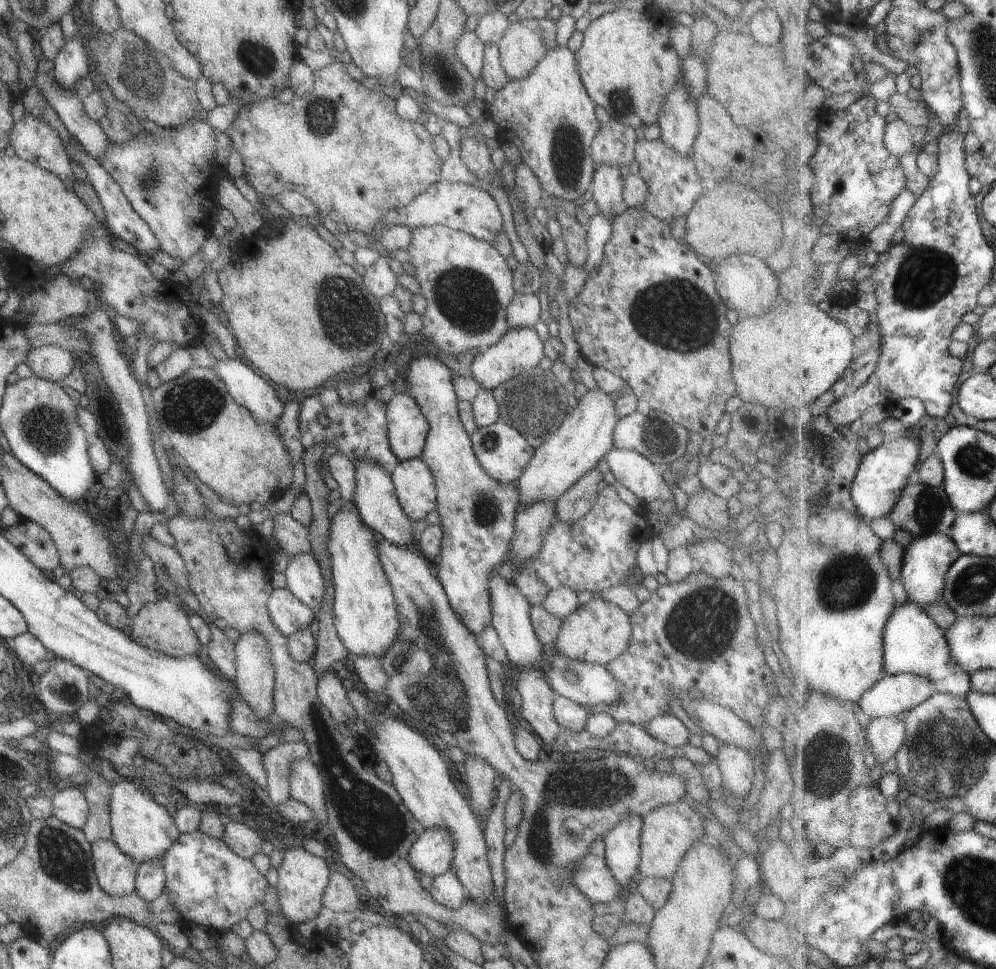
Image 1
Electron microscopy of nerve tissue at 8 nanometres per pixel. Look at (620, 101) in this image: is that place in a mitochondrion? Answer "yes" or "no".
yes

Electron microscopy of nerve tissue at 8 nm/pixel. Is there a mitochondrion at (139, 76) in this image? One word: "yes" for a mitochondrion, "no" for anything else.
yes

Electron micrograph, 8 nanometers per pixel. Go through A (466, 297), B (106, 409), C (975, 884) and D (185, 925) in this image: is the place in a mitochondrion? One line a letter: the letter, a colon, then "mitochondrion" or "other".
A: mitochondrion
B: mitochondrion
C: mitochondrion
D: other

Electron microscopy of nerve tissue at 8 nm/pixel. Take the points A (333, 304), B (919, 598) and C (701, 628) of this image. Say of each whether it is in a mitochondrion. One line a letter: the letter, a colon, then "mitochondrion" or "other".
A: mitochondrion
B: other
C: mitochondrion

